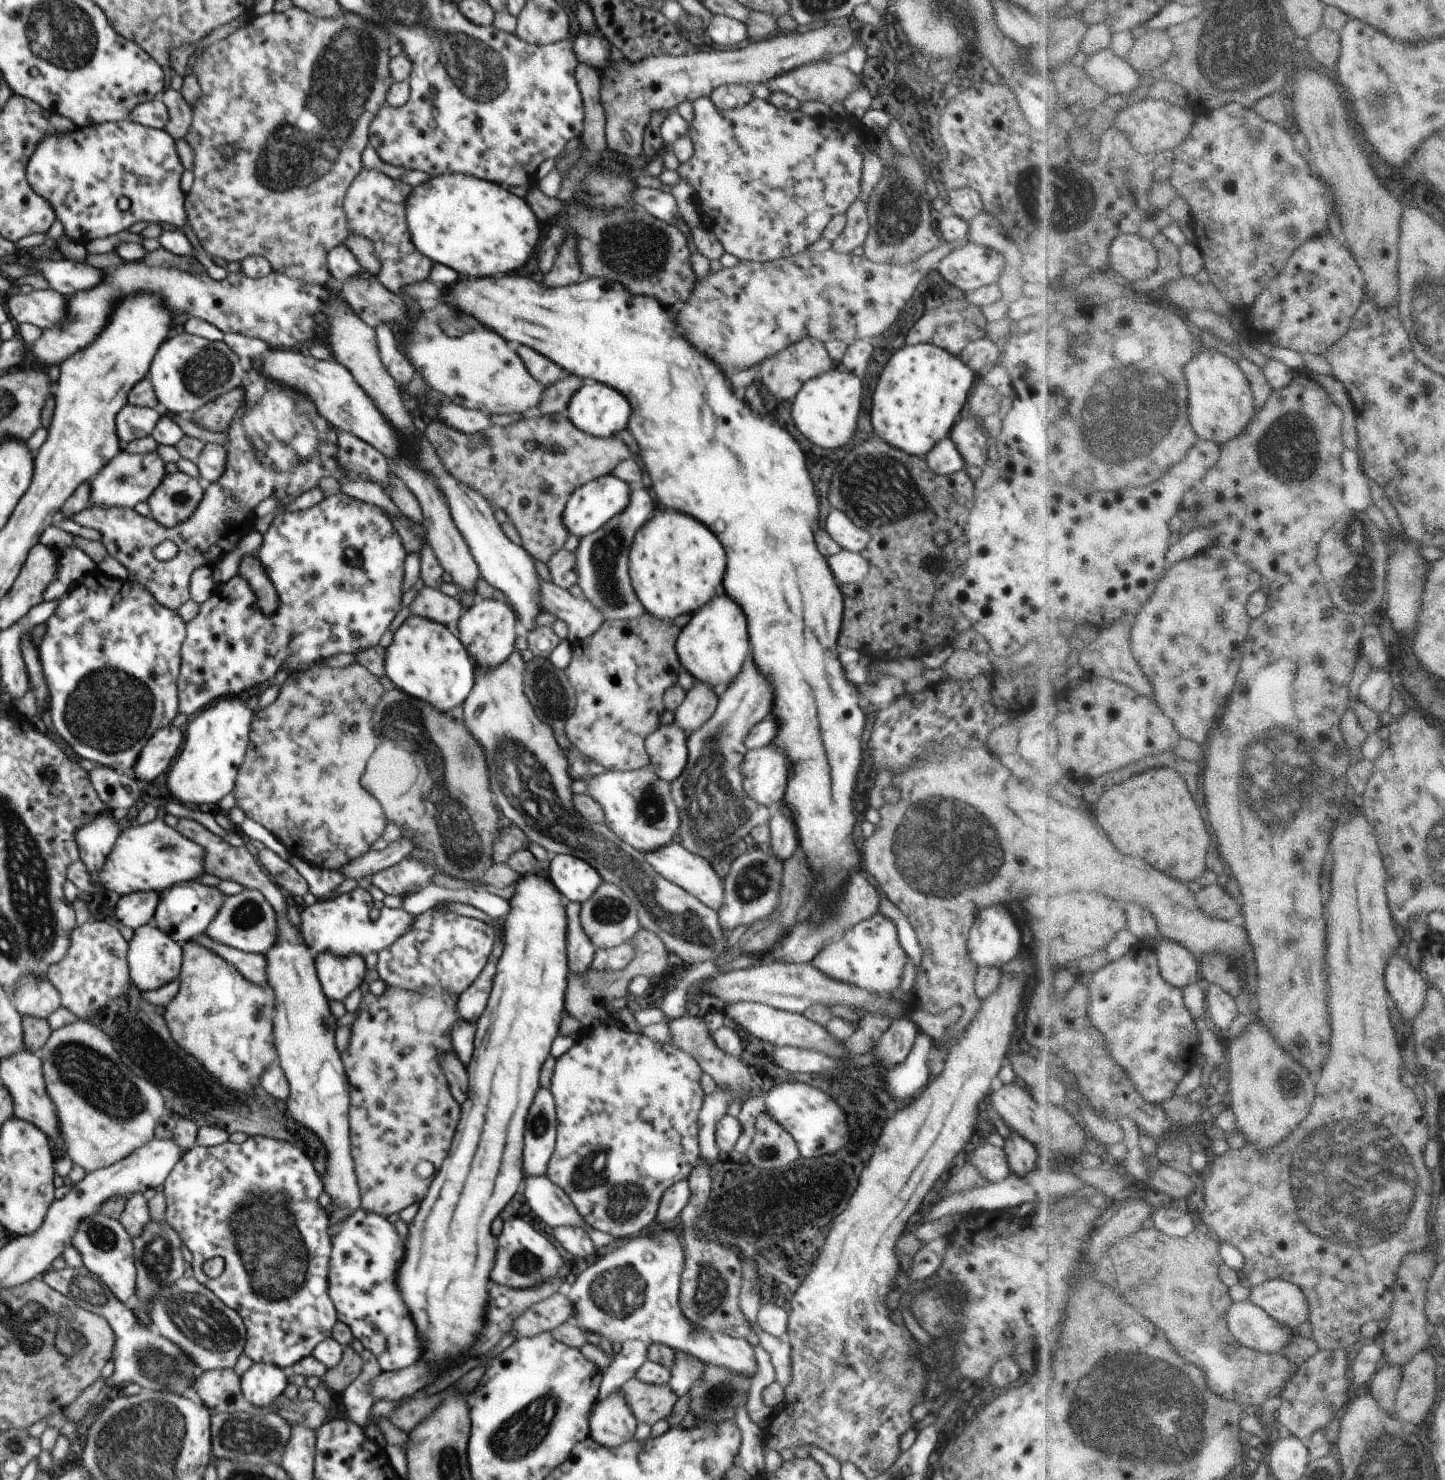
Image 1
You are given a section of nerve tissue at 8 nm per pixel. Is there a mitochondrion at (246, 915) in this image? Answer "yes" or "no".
yes

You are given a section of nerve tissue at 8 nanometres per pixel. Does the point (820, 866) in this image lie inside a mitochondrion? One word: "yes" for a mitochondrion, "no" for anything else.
no

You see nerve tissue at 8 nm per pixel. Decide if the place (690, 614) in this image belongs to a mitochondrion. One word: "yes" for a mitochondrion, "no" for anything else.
no

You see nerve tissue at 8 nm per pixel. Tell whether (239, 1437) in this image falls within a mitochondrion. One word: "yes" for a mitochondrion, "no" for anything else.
yes

